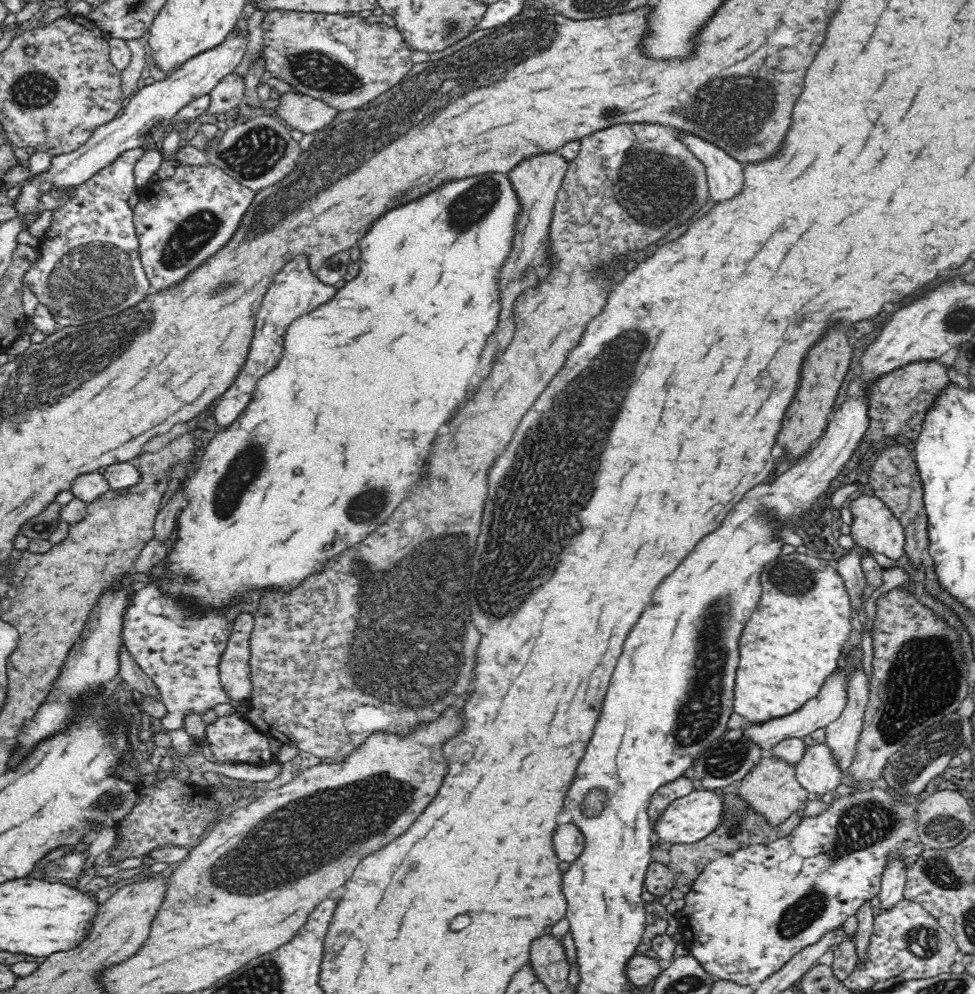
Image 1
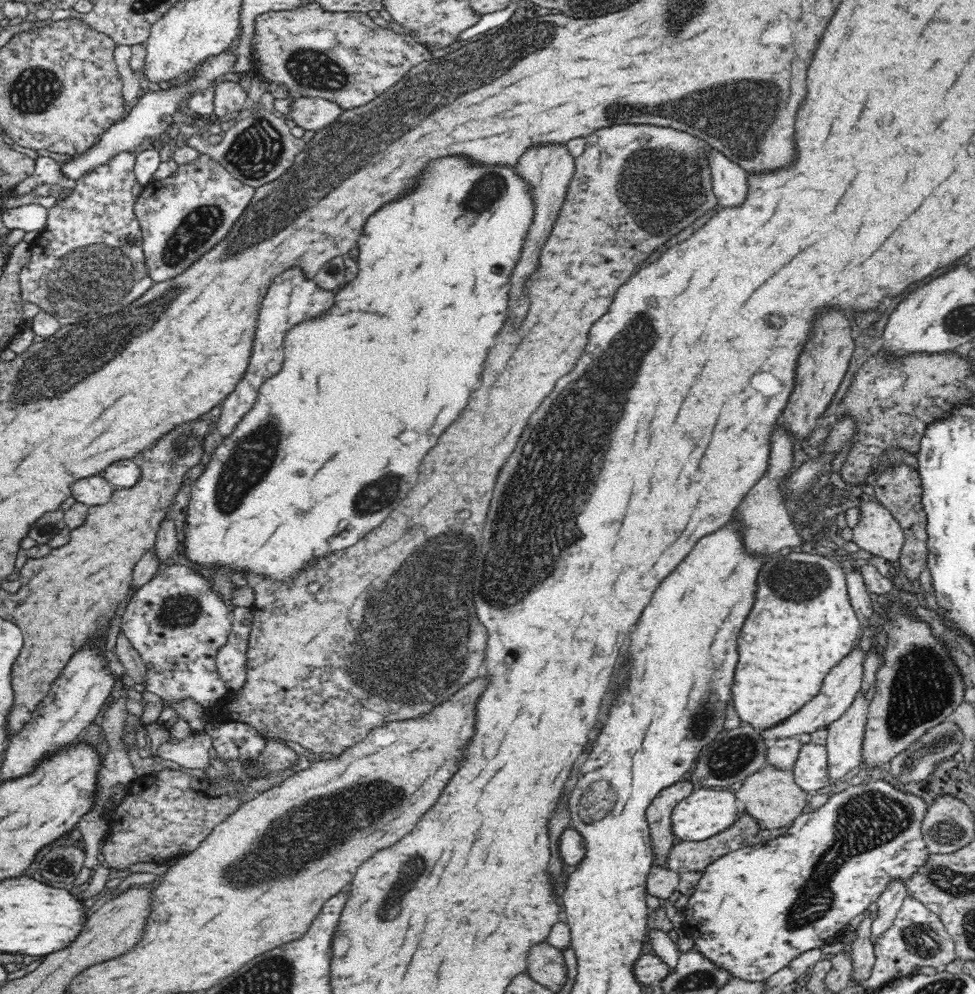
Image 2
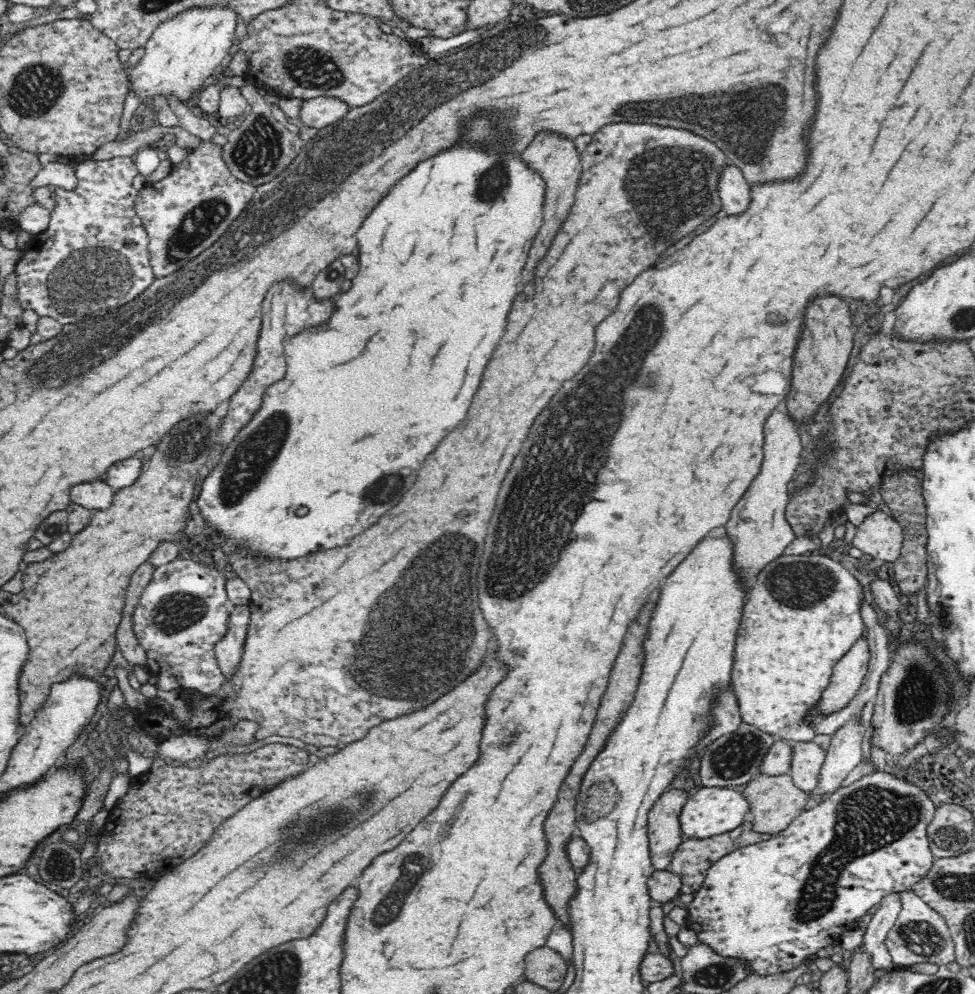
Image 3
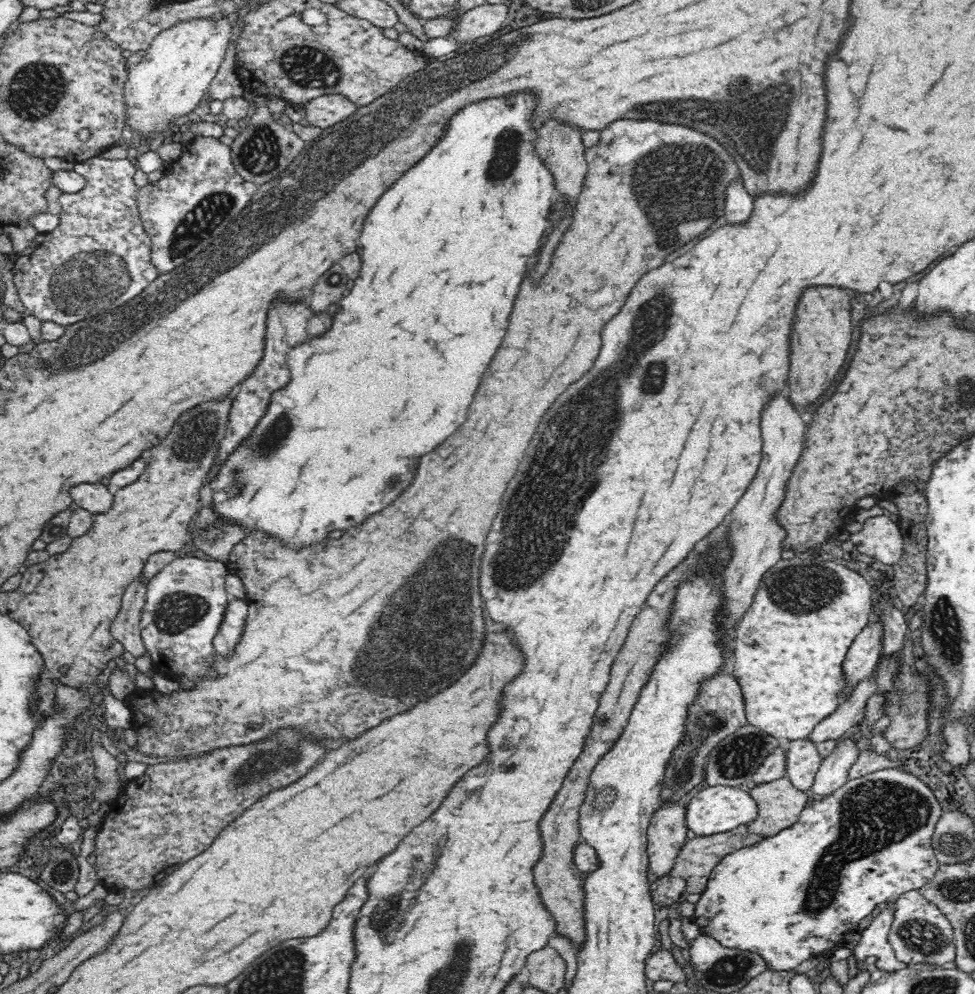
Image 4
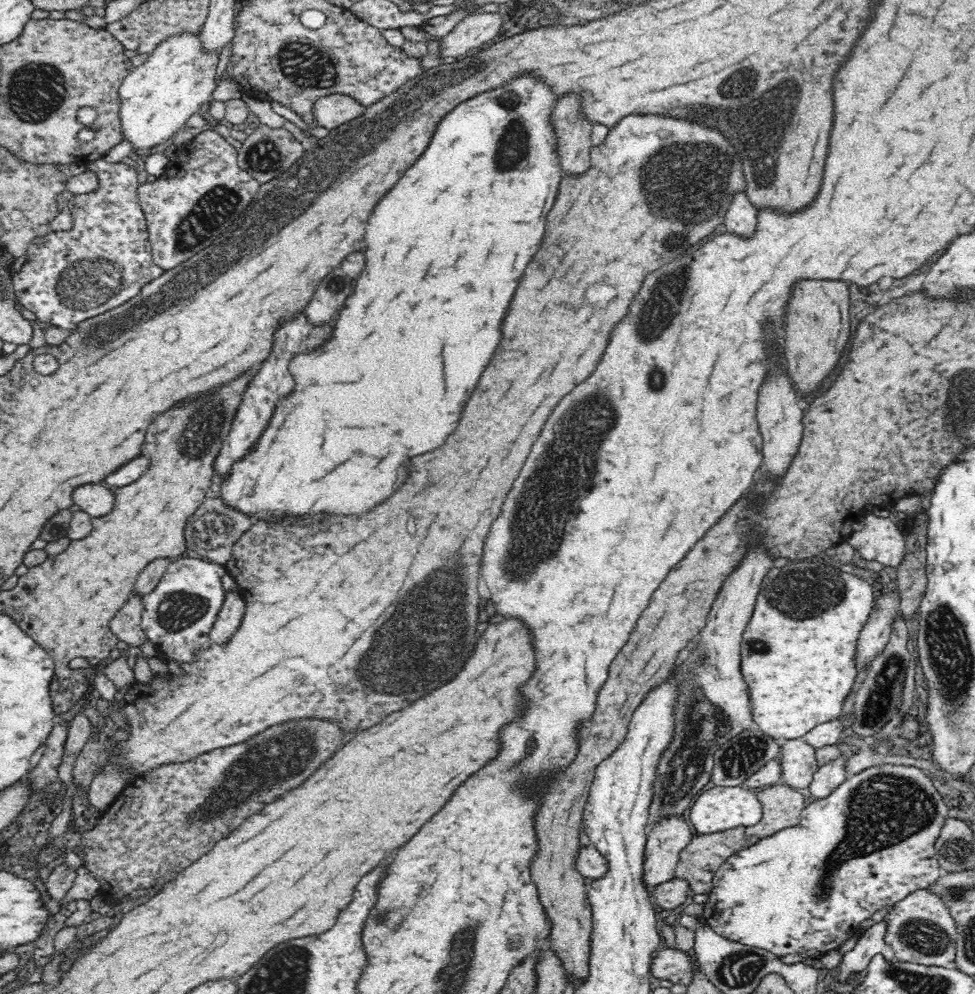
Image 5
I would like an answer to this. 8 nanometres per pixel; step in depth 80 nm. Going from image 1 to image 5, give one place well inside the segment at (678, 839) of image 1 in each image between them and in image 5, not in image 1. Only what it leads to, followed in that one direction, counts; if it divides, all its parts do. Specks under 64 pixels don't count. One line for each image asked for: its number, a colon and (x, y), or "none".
2: (706, 812)
3: (709, 811)
4: (711, 810)
5: (718, 808)

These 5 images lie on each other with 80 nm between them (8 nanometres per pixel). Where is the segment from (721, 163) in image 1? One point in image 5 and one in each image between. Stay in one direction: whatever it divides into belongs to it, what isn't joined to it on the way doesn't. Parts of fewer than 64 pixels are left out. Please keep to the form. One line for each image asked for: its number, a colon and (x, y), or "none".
2: (728, 179)
3: (733, 189)
4: (738, 202)
5: (741, 217)

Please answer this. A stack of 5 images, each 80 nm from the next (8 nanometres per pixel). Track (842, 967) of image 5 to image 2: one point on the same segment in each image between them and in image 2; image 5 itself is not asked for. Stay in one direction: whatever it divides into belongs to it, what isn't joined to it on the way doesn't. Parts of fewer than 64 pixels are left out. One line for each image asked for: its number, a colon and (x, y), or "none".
2: (891, 899)
3: (883, 919)
4: (874, 943)

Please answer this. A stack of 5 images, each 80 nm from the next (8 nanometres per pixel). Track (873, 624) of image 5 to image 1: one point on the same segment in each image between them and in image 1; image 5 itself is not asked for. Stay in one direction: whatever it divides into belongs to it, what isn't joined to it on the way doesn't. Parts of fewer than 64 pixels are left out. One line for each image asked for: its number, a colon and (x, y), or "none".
1: (827, 705)
2: (837, 693)
3: (848, 674)
4: (863, 654)

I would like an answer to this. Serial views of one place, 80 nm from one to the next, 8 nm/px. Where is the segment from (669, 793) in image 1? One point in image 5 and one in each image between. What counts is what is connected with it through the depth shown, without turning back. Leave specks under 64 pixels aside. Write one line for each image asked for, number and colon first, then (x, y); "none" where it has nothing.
2: (658, 814)
3: (665, 835)
4: (666, 834)
5: (667, 838)

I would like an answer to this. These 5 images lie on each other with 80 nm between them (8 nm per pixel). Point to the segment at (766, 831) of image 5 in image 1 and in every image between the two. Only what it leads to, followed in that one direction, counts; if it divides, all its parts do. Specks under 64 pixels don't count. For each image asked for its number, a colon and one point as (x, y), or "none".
1: (771, 788)
2: (771, 796)
3: (774, 802)
4: (780, 804)

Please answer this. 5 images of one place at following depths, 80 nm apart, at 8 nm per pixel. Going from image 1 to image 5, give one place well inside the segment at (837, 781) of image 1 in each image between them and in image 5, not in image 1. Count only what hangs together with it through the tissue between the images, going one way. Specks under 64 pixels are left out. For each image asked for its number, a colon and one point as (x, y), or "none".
2: (811, 773)
3: (808, 759)
4: (804, 760)
5: (799, 764)

